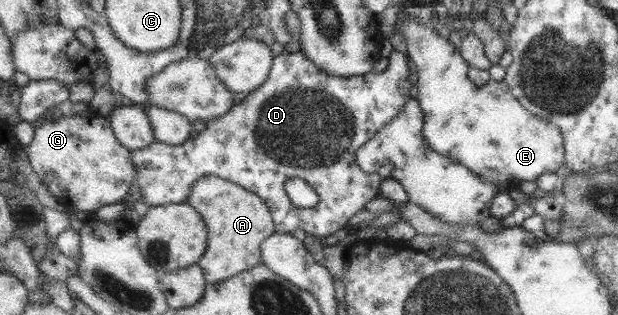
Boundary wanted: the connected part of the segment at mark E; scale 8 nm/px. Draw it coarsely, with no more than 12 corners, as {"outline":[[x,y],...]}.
{"outline":[[435,22],[399,31],[423,137],[500,191],[565,165],[559,127],[480,87]]}

